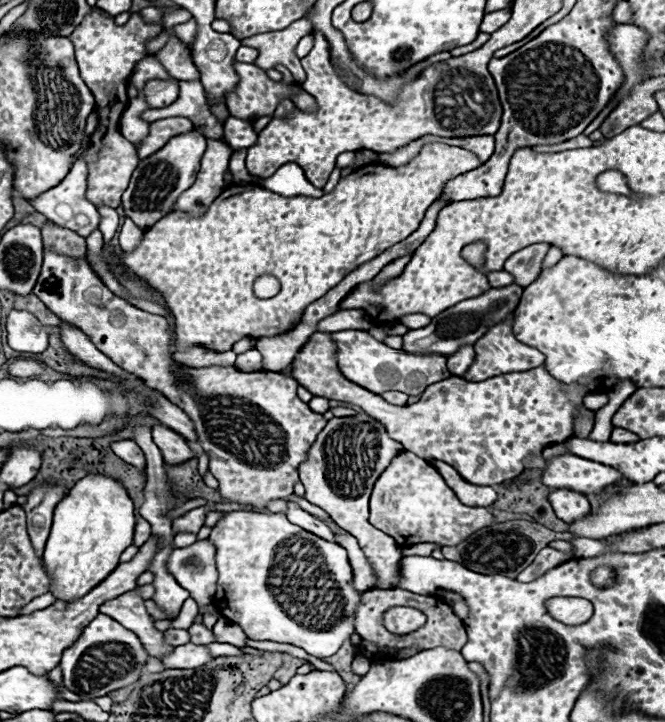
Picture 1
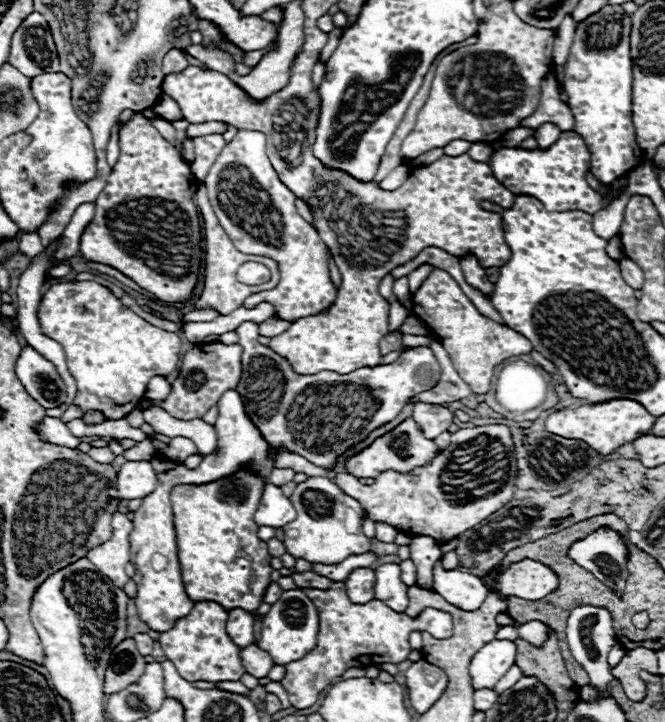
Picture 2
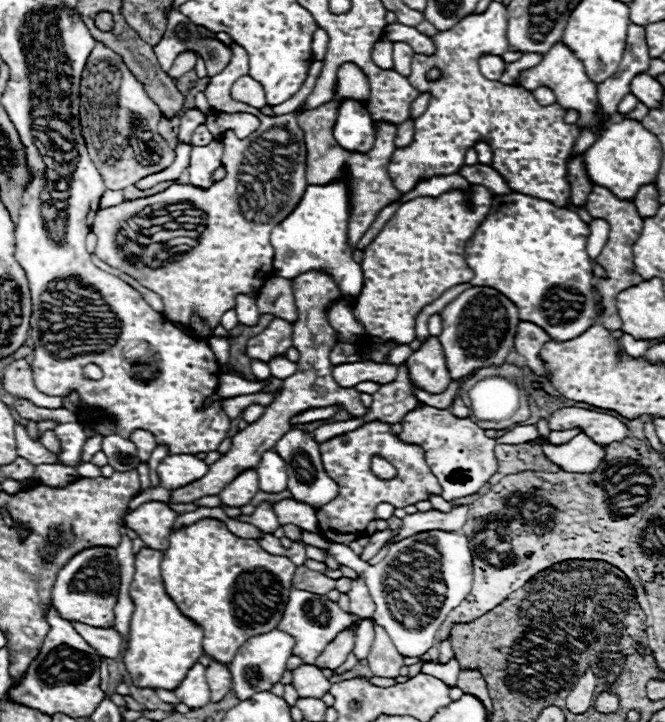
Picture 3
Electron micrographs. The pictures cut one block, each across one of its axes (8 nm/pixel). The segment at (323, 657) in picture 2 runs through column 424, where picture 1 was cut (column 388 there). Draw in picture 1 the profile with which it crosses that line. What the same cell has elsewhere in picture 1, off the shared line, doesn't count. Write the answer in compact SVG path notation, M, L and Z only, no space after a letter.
M410 606L390 608L382 616L384 628L390 630L392 634L410 634L416 628L422 628L424 626L424 620L426 620L426 616L420 610L410 608Z

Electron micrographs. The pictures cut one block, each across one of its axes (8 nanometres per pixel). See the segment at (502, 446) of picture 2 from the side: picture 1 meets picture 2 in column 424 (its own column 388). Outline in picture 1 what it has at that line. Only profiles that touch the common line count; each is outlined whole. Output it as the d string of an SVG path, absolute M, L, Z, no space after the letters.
M404 450L392 460L392 464L374 484L370 498L370 524L392 536L400 546L412 546L420 542L454 546L460 540L466 540L472 532L494 524L494 516L488 508L464 506L444 484L442 476L432 464Z

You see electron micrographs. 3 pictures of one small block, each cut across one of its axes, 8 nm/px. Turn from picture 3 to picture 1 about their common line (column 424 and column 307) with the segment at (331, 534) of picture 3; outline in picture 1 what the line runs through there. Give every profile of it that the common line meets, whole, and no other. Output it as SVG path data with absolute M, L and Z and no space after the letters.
M356 414L348 418L328 420L324 432L318 434L316 442L308 452L308 460L300 466L300 482L306 488L306 500L326 510L332 520L350 532L376 574L376 588L394 588L400 582L398 564L402 558L402 548L394 540L368 524L368 498L374 482L392 462L392 456L400 454L400 442L388 438L380 422L366 414Z

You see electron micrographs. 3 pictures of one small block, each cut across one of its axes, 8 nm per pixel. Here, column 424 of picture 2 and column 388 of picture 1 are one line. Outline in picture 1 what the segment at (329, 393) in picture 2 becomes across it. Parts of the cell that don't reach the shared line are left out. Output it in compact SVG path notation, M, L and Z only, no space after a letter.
M342 330L332 332L332 340L336 344L336 358L340 372L354 384L362 388L382 394L388 390L400 390L410 396L420 396L430 384L450 377L447 368L448 356L444 354L408 354L402 350L392 350L386 344L374 340L370 334L360 330Z

